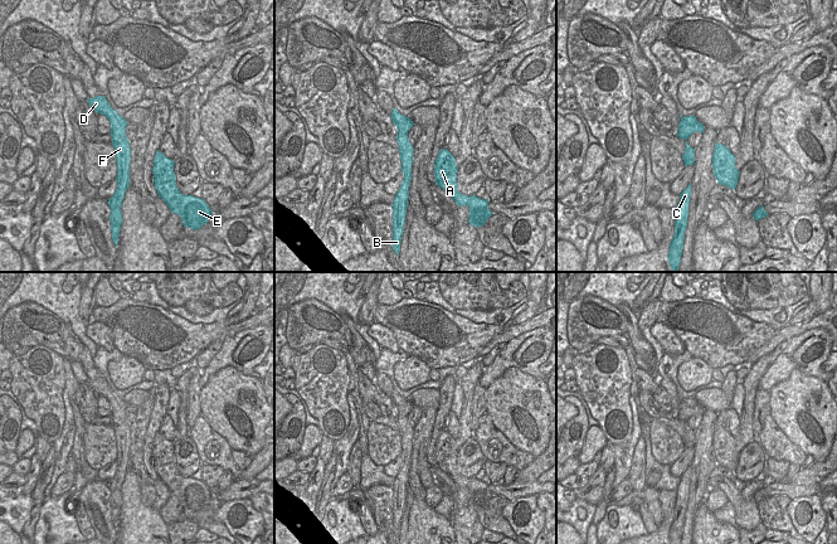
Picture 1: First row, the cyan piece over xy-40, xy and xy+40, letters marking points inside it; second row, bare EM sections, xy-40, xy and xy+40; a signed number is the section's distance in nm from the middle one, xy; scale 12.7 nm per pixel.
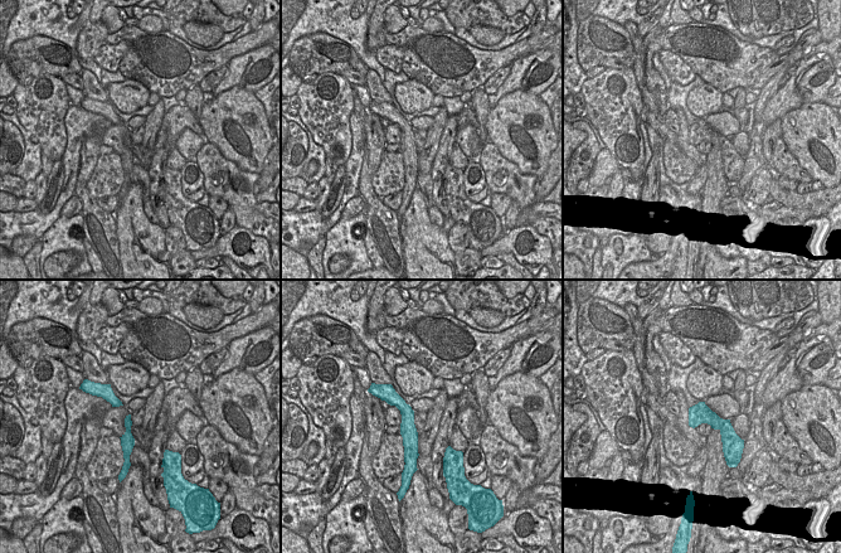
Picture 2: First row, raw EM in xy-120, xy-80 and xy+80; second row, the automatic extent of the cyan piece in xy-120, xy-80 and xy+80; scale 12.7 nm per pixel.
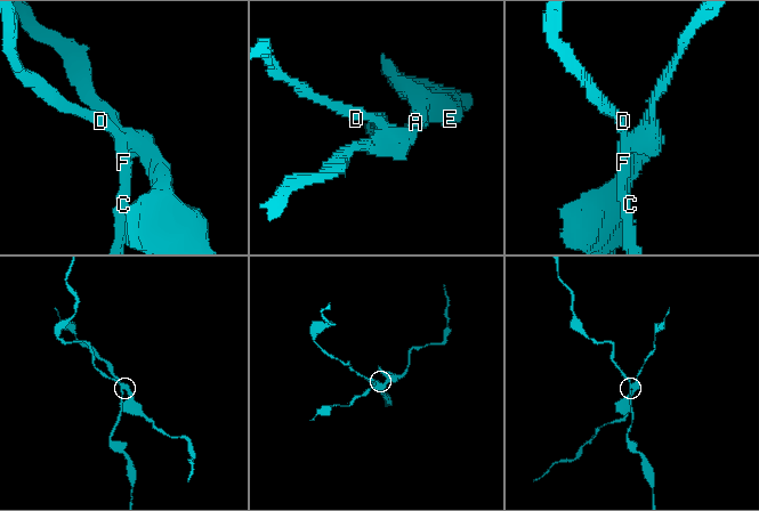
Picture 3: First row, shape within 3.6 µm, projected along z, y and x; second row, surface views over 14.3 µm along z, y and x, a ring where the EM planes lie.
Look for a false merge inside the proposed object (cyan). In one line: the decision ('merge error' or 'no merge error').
merge error

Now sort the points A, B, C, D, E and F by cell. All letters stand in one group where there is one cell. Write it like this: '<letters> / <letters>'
A E / B C D F

